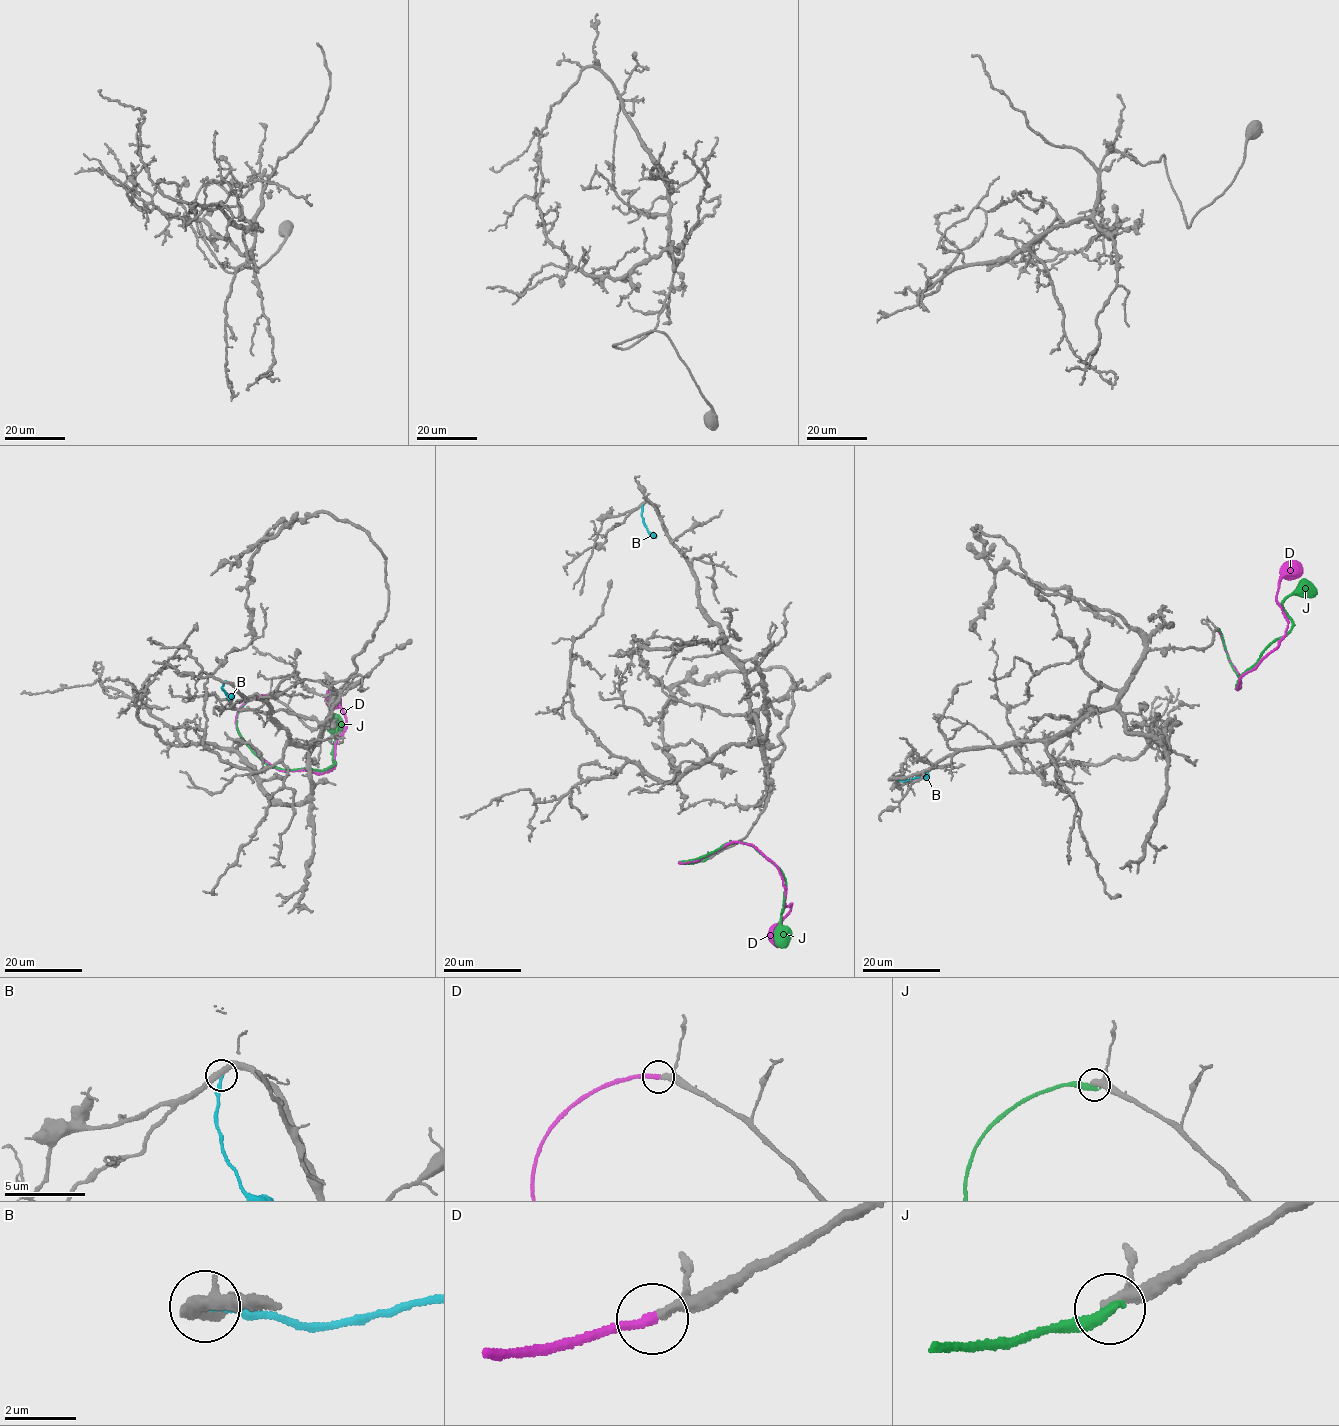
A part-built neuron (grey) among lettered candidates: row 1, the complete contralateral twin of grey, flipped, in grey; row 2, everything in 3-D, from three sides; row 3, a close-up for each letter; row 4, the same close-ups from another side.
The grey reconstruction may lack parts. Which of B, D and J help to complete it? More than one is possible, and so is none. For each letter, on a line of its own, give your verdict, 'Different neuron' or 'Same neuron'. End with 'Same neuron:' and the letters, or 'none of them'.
B: Different neuron
D: Same neuron
J: Different neuron
Same neuron: D

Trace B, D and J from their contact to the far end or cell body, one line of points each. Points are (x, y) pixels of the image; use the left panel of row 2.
B: (224, 681), (222, 690), (234, 696)
D: (266, 695), (240, 708), (239, 735), (273, 766), (320, 774), (333, 768), (345, 727), (344, 712), (330, 696)
J: (267, 695), (252, 698), (236, 722), (247, 745), (269, 765), (316, 770), (335, 765), (331, 719), (335, 725)

